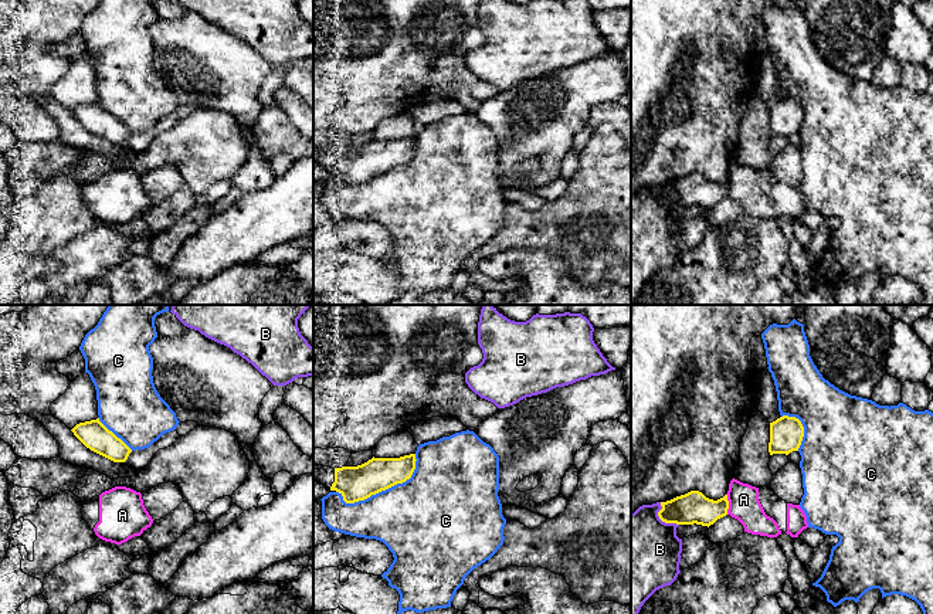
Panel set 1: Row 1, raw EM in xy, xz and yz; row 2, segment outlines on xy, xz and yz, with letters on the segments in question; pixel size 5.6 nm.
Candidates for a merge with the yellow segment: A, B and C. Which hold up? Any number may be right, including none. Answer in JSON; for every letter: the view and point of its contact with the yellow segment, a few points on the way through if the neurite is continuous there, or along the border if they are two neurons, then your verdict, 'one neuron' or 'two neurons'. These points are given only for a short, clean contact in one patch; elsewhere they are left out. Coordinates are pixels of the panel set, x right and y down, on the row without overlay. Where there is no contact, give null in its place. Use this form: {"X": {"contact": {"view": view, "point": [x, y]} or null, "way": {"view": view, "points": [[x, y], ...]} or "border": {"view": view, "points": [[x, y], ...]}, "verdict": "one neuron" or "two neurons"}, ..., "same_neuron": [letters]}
{"A": {"contact": {"view": "yz", "point": [728, 186]}, "border": {"view": "yz", "points": [[726, 176], [728, 196]]}, "verdict": "two neurons"}, "B": {"contact": {"view": "yz", "point": [661, 202]}, "verdict": "two neurons"}, "C": {"contact": {"view": "xz", "point": [383, 172]}, "verdict": "two neurons"}, "same_neuron": []}

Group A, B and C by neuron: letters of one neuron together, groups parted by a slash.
A / B / C

